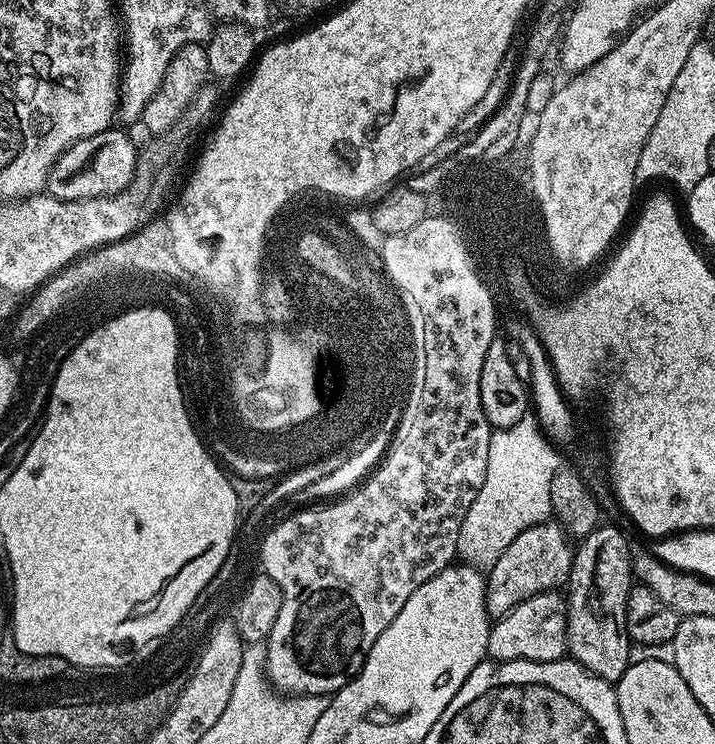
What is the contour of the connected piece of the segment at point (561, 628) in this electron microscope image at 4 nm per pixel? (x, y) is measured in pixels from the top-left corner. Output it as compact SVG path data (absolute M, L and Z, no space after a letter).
M559 591L539 592L514 606L488 629L487 655L493 661L529 660L550 662L565 659L568 651L568 610Z

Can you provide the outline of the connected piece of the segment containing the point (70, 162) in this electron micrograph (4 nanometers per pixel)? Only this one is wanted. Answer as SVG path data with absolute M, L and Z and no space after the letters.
M105 130L96 136L69 143L68 147L56 157L52 166L50 182L56 186L59 197L69 202L99 200L119 197L124 187L133 183L138 167L136 145L129 133Z

